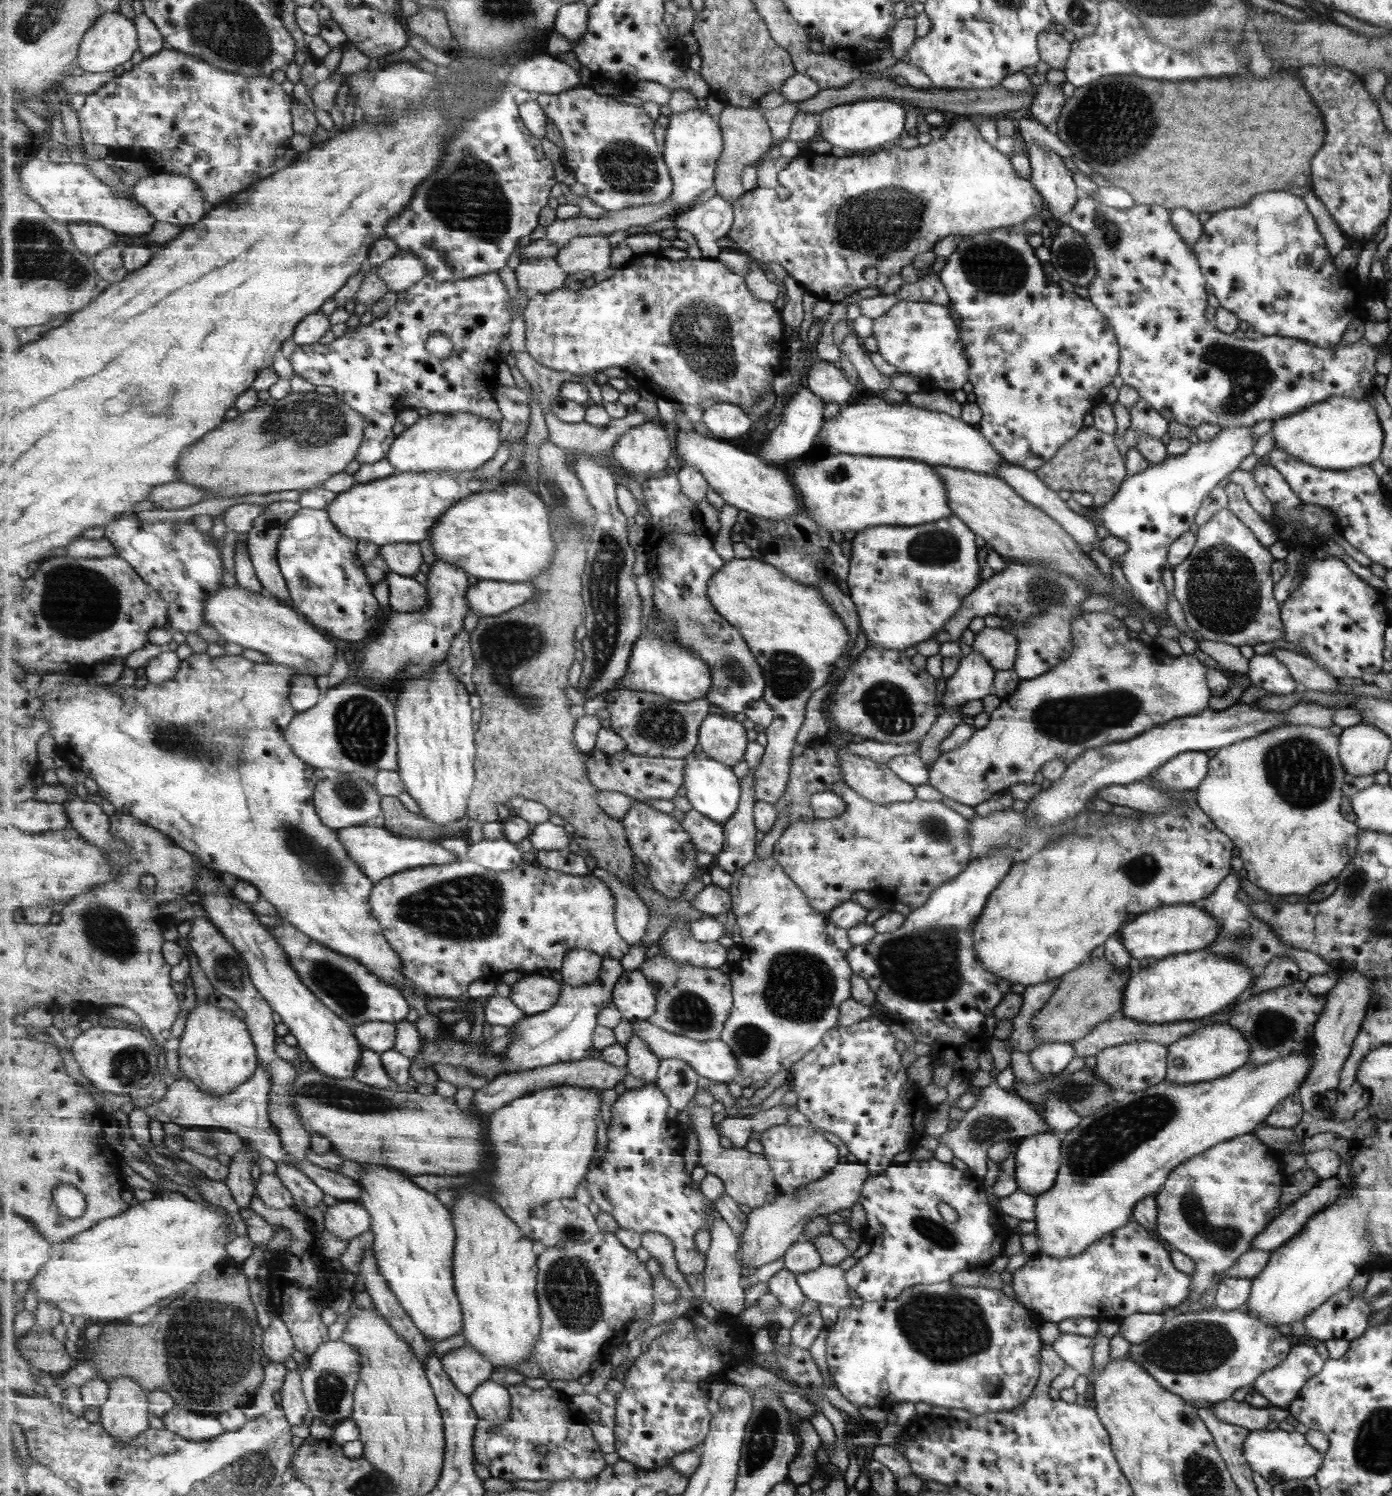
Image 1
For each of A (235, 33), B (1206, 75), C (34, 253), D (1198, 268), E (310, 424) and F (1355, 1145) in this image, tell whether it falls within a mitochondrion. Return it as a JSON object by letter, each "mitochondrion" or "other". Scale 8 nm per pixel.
{"A":"mitochondrion","B":"other","C":"mitochondrion","D":"other","E":"mitochondrion","F":"other"}

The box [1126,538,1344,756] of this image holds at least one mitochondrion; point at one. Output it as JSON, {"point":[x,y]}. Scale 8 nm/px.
{"point":[1223,598]}

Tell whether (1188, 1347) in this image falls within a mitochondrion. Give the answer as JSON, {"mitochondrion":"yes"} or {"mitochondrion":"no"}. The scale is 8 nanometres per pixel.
{"mitochondrion":"yes"}

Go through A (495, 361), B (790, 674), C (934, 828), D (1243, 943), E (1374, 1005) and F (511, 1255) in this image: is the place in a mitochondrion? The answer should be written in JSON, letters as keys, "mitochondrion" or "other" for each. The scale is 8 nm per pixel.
{"A":"other","B":"mitochondrion","C":"mitochondrion","D":"mitochondrion","E":"other","F":"other"}

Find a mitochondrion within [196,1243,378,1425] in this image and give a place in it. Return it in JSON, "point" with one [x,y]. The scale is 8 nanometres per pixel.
{"point":[330,1387]}

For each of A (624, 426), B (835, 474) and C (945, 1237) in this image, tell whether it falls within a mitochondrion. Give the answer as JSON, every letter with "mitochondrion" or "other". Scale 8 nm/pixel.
{"A":"other","B":"mitochondrion","C":"mitochondrion"}

